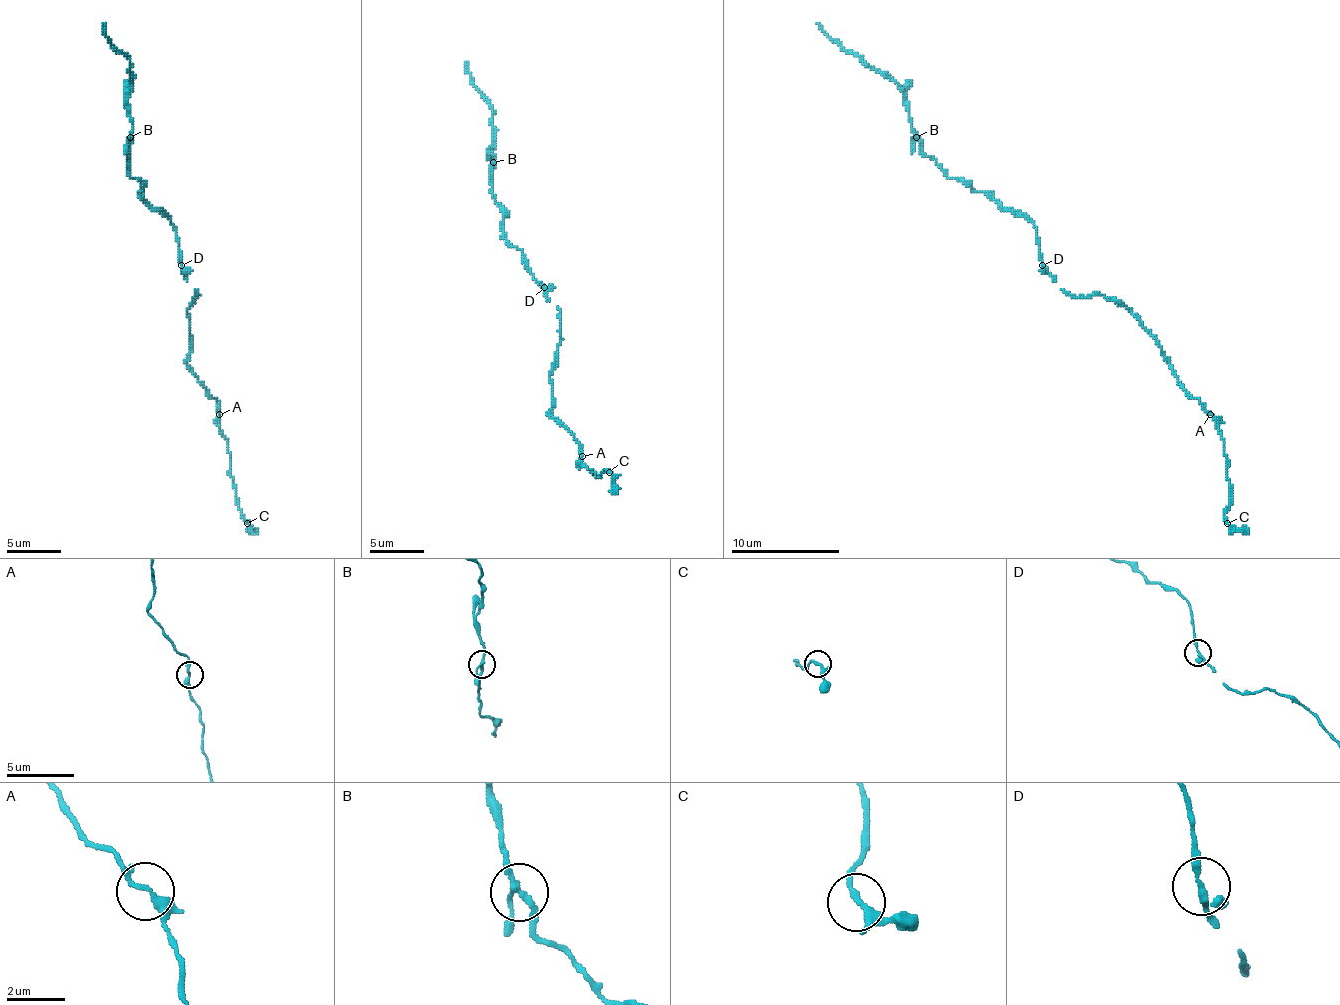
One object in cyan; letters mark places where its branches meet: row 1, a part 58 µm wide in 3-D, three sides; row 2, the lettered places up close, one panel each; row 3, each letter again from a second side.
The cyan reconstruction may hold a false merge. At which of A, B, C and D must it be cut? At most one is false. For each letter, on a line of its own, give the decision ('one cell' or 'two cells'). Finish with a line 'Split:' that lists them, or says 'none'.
A: one cell
B: one cell
C: one cell
D: one cell
Split: none

